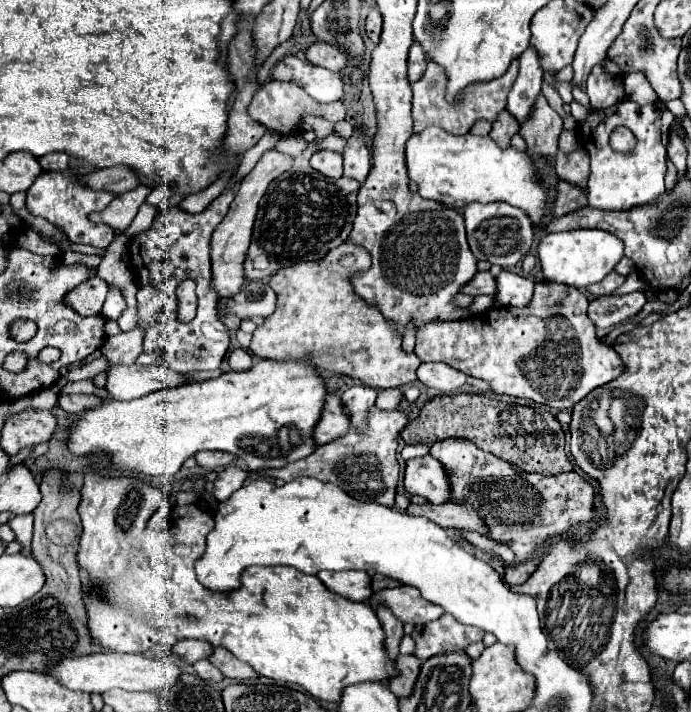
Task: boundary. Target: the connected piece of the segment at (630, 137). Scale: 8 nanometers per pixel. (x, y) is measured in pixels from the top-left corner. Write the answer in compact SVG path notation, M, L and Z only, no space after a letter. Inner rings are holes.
M620 129L612 133L612 141L610 141L612 149L618 153L630 153L636 147L636 137L632 131L628 129Z

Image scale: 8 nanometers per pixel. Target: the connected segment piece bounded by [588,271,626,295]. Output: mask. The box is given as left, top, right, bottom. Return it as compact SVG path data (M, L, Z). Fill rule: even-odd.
M612 271L610 275L606 275L606 279L602 279L600 283L596 283L596 285L590 287L588 291L594 293L594 295L610 295L610 293L614 293L624 281L626 281L624 275L618 275L616 271Z

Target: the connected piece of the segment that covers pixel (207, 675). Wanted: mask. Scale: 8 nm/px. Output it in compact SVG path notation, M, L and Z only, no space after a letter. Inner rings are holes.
M202 659L202 661L194 663L192 667L194 667L194 671L196 671L204 681L222 681L222 679L224 679L224 675L222 675L208 659Z

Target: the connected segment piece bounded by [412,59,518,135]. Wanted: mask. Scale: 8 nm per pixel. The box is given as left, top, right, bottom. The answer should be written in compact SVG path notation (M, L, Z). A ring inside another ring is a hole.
M428 59L428 67L426 67L424 75L412 83L414 133L420 133L422 129L426 129L430 125L438 125L438 127L458 135L458 133L468 133L470 127L480 119L486 119L486 121L498 119L498 111L506 109L506 97L514 85L516 77L518 77L518 59L514 59L514 63L510 63L506 75L492 79L490 83L474 83L474 87L470 87L470 91L466 91L466 95L462 95L462 99L458 99L458 103L446 103L446 73L440 71L440 67L432 59ZM430 81L436 81L436 87L430 87Z

